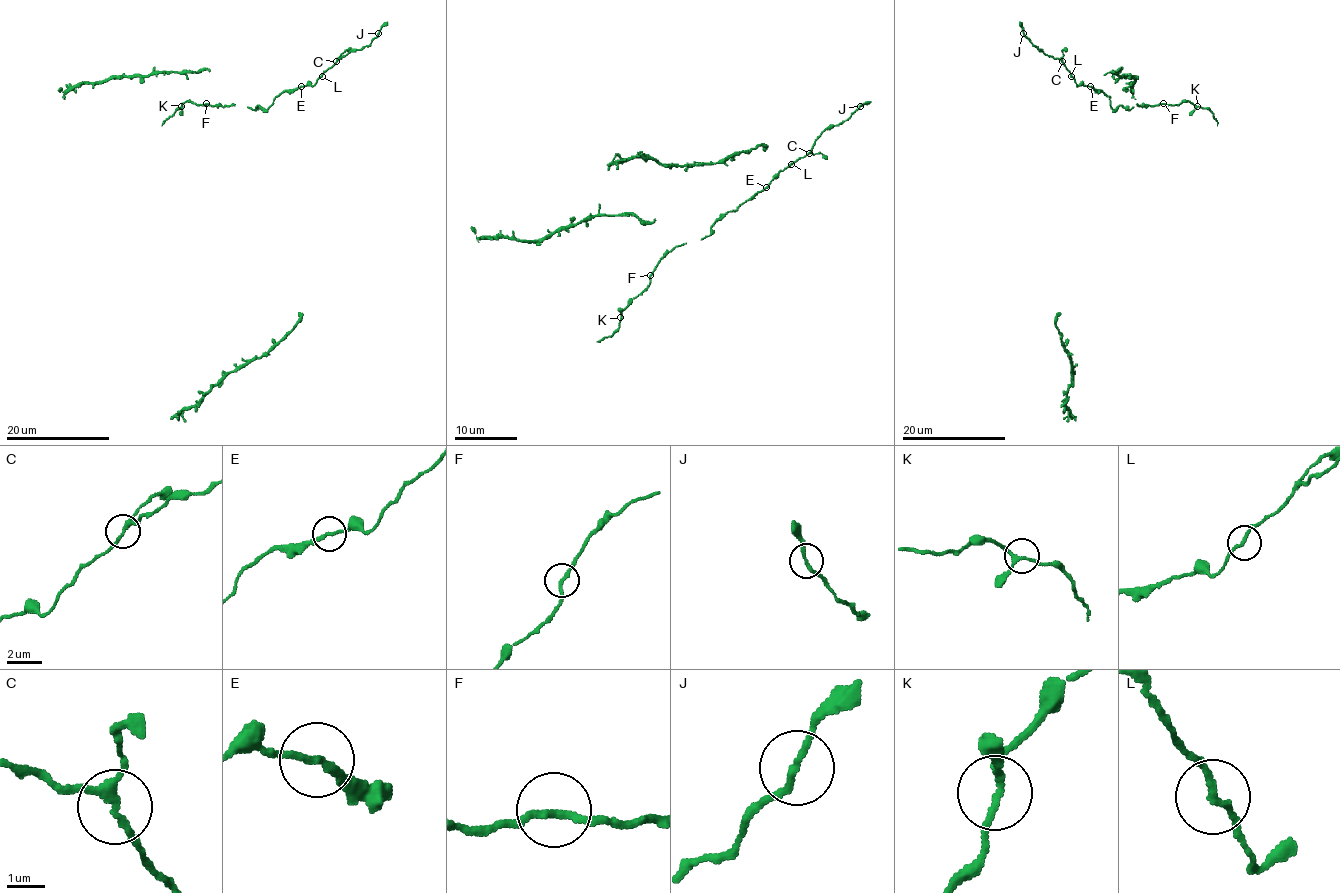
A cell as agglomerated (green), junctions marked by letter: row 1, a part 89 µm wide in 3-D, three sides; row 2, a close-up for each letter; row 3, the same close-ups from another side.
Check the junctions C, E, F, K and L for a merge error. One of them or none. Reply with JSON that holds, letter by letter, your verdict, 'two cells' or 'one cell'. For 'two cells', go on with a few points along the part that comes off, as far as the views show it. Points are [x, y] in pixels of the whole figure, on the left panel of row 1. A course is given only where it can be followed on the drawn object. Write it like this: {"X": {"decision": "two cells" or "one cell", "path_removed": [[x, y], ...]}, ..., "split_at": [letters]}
{"C": {"decision": "one cell"}, "E": {"decision": "one cell"}, "F": {"decision": "one cell"}, "K": {"decision": "one cell"}, "L": {"decision": "one cell"}, "split_at": []}

